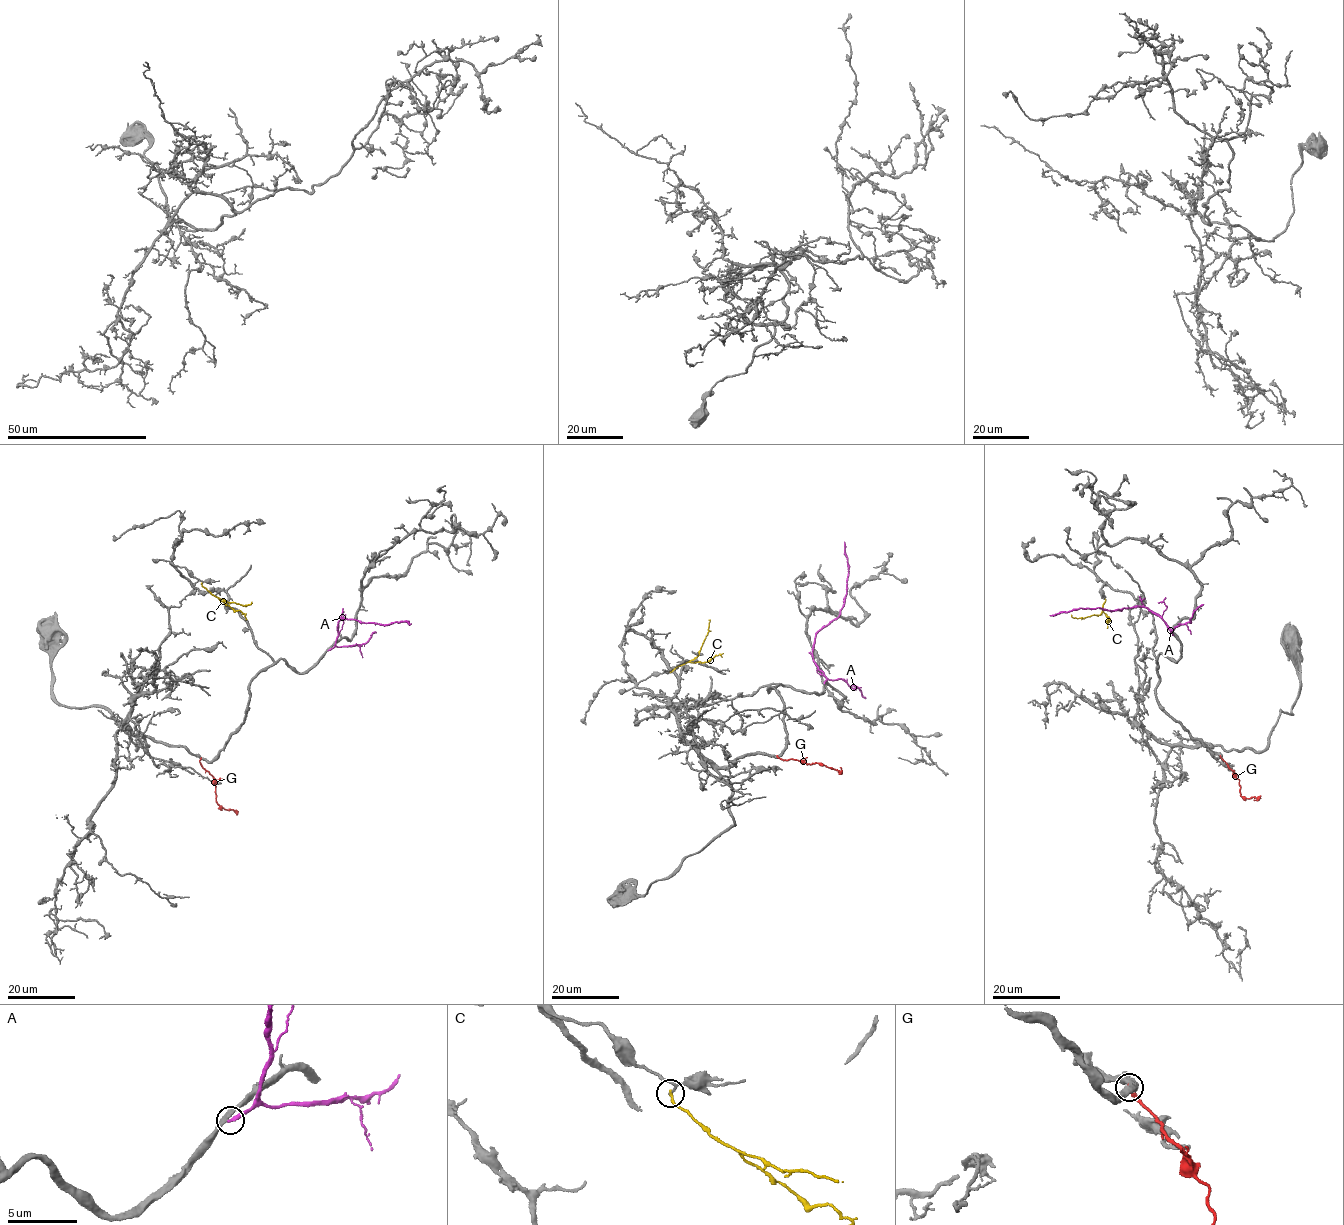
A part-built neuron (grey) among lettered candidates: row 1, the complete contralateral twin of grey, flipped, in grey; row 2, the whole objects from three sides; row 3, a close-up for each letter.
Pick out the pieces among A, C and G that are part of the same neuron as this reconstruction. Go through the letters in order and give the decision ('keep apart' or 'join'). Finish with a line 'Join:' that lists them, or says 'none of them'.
A: keep apart
C: keep apart
G: keep apart
Join: none of them

